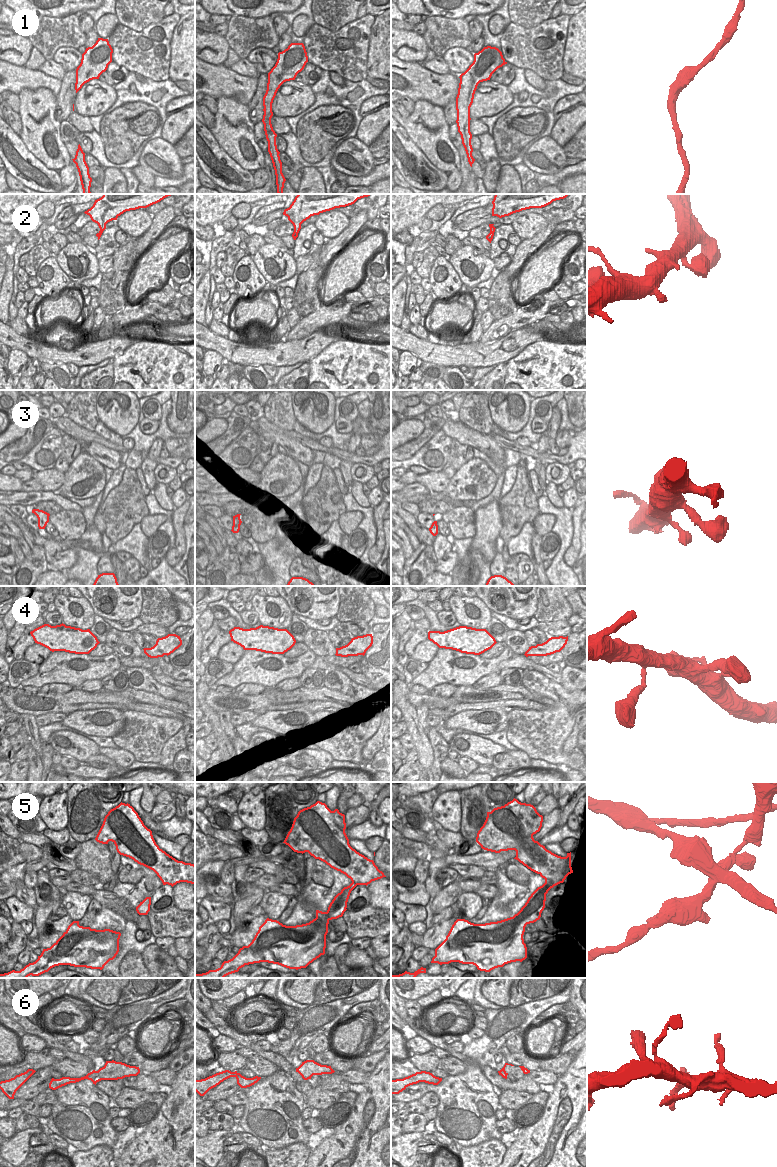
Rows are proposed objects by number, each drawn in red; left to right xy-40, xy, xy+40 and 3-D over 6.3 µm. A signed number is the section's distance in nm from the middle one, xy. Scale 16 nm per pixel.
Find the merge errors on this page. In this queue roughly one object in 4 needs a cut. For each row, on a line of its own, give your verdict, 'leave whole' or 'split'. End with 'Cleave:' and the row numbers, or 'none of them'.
1: leave whole
2: leave whole
3: leave whole
4: leave whole
5: split
6: leave whole
Cleave: 5

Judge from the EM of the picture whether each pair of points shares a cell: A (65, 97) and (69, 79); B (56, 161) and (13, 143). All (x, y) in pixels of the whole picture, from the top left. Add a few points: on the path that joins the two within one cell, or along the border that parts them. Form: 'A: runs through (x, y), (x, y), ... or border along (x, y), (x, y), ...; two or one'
A: runs through (66, 93), (68, 83); one
B: border along (19, 136), (24, 145), (45, 165); two

